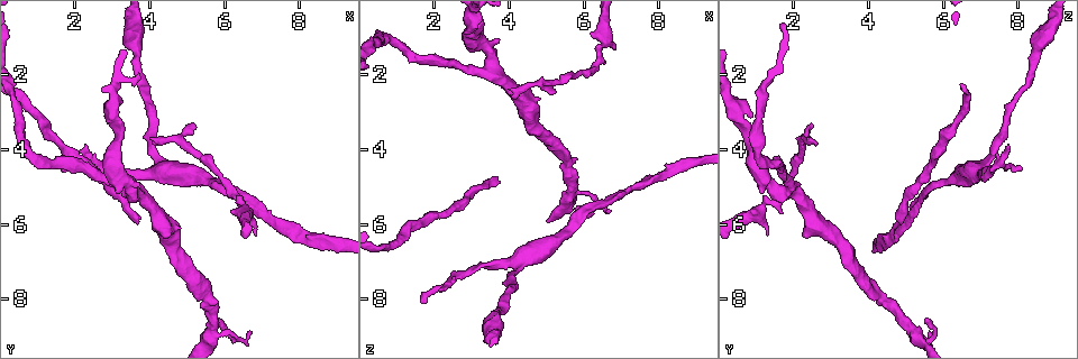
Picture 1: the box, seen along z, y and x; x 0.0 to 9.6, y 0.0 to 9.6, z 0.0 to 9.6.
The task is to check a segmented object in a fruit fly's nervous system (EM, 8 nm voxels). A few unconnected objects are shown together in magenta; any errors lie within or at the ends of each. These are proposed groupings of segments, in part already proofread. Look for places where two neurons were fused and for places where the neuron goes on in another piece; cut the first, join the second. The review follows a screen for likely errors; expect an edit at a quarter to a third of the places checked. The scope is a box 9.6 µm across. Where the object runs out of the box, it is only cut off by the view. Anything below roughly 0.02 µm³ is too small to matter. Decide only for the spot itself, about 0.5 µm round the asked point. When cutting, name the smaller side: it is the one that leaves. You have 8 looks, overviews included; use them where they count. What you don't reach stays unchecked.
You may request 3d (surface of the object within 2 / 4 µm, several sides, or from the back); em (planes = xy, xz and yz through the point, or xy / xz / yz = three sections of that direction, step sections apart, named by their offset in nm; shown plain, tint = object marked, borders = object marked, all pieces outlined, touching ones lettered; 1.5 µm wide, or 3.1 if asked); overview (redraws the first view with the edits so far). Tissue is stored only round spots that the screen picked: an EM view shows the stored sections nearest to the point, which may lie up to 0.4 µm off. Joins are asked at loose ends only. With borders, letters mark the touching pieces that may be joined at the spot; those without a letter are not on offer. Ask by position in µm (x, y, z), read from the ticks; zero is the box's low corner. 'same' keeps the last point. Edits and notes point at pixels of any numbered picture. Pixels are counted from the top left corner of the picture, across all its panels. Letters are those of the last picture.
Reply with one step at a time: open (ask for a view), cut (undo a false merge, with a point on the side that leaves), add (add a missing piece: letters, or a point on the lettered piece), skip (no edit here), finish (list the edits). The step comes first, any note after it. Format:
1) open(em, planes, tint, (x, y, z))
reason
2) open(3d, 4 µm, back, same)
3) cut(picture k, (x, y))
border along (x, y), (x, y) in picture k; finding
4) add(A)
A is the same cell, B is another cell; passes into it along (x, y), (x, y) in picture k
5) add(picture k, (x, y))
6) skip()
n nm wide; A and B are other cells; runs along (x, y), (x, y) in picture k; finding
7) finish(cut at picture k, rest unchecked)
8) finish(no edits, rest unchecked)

open(3d, 2 µm, back, (3.60, 6.00, 4.80))
branch stops here

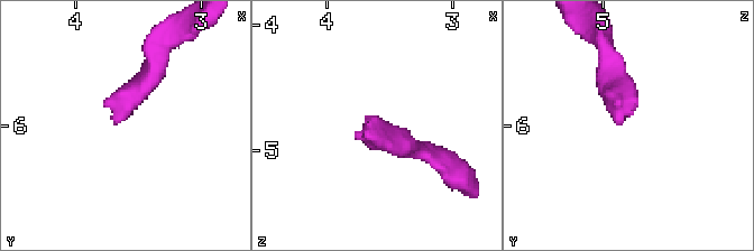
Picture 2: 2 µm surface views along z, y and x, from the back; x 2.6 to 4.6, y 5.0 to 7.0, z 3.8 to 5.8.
open(em, yz, step 4, borders, (3.66, 6.00, 4.82))
now the EM

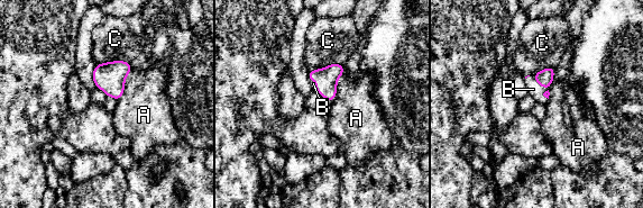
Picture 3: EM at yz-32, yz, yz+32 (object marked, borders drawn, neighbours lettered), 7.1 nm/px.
add(B)
A touches over 260 nm; B is the same cell, A and C are other cells; the neuron continues

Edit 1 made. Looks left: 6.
open(3d, 2 µm, back, (3.65, 1.45, 8.45))
sudden change in width

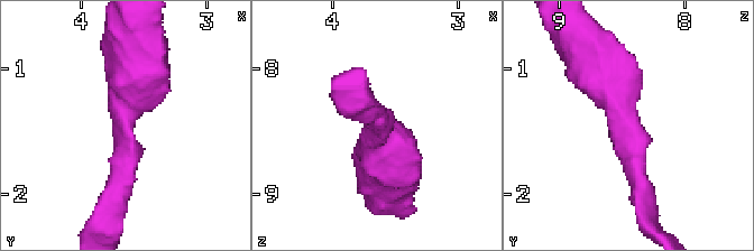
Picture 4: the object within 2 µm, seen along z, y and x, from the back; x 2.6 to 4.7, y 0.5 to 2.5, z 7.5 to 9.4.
open(em, xz, step 4, tint, (3.62, 1.46, 8.48))
arms of 170, 380 nm; now the EM

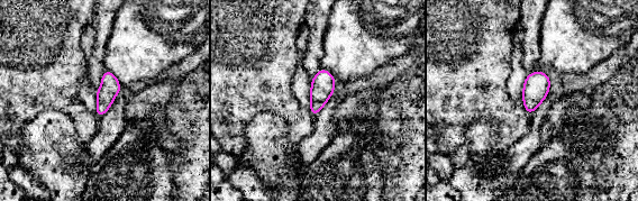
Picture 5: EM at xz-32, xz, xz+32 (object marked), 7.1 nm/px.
open(em, planes, borders, same)

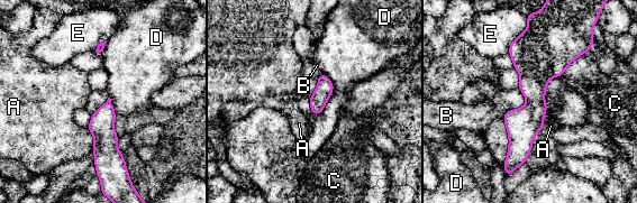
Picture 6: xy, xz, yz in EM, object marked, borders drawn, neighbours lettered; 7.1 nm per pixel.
skip()
40 nm wide; A, B, C, D and E are other cells; runs along (536, 31), (535, 109), (513, 164) in picture 6; continuous, no second neuron

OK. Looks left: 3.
open(3d, 2 µm, (2.35, 3.90, 7.70))
tapers out

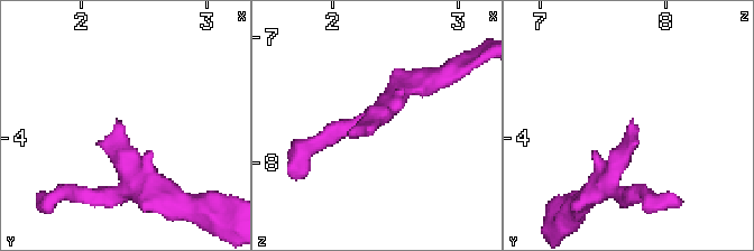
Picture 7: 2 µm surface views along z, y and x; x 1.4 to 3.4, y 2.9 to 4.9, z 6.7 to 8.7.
open(em, planes, borders, (2.26, 3.88, 7.76))
shape alone is not enough

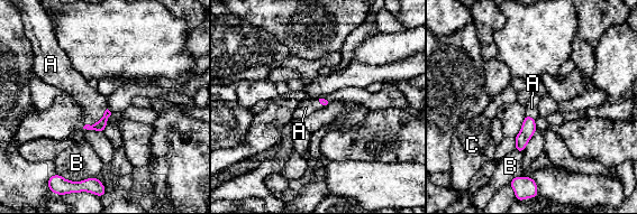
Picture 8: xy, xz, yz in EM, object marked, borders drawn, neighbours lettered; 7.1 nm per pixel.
add(A)
A touches over 200 nm; A is the same cell, B and C are other cells; passes into it along (100, 126), (98, 121), (92, 103) in picture 8; it goes on there

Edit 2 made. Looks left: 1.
finish(add at picture 3, add at picture 8, rest unchecked)

